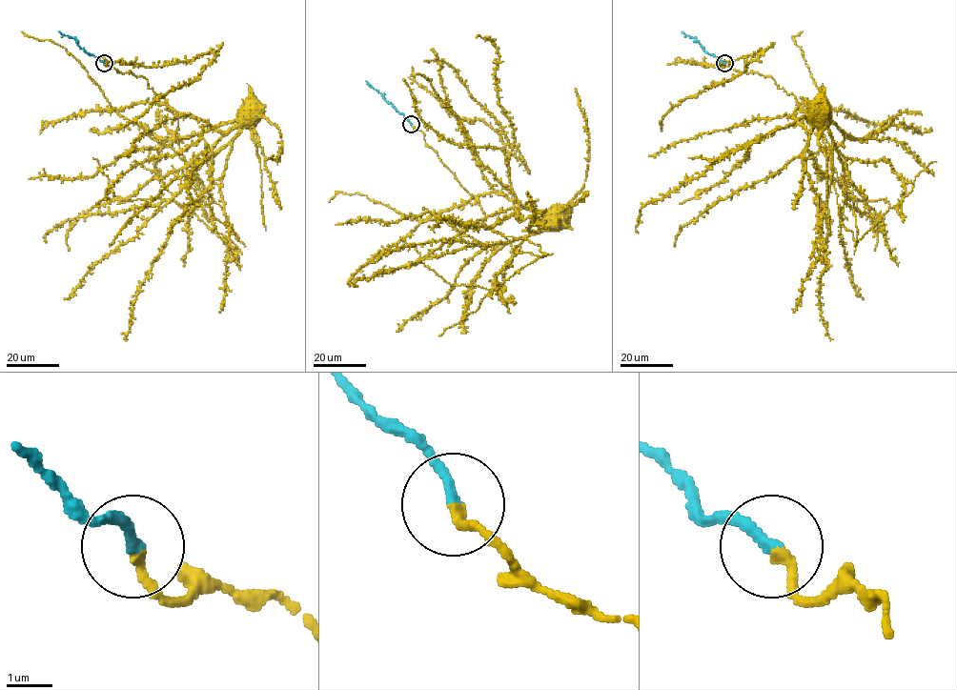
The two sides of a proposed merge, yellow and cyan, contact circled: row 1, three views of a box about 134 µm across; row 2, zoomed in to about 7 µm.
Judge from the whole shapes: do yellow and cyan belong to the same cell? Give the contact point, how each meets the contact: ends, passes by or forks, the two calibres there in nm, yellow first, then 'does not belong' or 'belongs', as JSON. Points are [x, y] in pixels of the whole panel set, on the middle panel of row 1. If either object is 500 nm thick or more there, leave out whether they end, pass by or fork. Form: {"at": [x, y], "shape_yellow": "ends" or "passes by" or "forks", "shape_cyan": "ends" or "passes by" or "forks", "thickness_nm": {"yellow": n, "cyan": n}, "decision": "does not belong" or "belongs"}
{"at": [411, 124], "shape_yellow": "ends", "shape_cyan": "ends", "thickness_nm": {"yellow": 240, "cyan": 240}, "decision": "belongs"}

